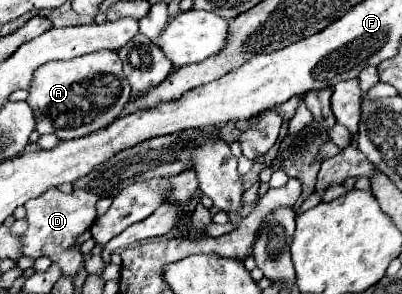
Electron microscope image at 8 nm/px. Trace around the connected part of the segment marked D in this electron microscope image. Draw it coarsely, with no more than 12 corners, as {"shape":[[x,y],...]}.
{"shape":[[48,189],[24,203],[24,257],[50,257],[62,275],[84,267],[76,237],[99,197]]}

